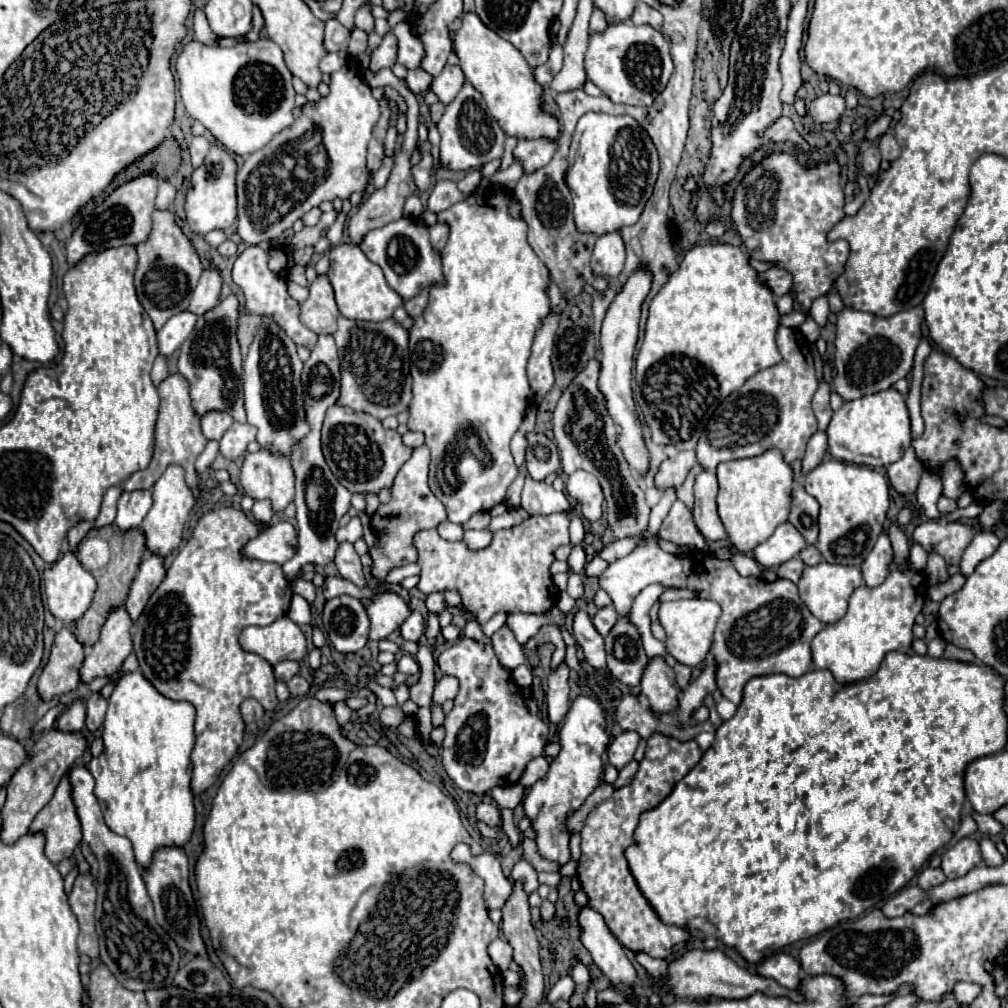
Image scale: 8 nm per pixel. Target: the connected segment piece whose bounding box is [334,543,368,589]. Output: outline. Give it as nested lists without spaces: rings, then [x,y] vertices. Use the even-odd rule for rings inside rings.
[[[340,543],[338,551],[336,551],[334,565],[338,567],[340,575],[342,575],[346,581],[354,583],[354,585],[360,587],[360,589],[366,589],[366,587],[368,587],[366,575],[364,575],[364,571],[362,571],[360,557],[358,557],[358,553],[354,551],[354,545],[352,545],[352,543]]]

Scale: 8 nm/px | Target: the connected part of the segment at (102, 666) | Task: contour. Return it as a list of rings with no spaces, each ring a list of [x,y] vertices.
[[[116,607],[106,619],[100,639],[86,651],[86,659],[80,667],[82,683],[92,681],[94,677],[110,677],[118,671],[122,661],[132,653],[132,619],[126,607]]]

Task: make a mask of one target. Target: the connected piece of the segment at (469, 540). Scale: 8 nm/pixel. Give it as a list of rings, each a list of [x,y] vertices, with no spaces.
[[[482,529],[482,531],[464,531],[464,543],[470,547],[470,549],[482,549],[486,545],[490,545],[490,539],[492,539],[492,533]]]

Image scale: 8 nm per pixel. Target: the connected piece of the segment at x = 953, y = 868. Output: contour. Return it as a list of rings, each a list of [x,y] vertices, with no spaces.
[[[964,837],[946,853],[942,853],[942,871],[948,879],[958,879],[982,863],[978,841]]]

